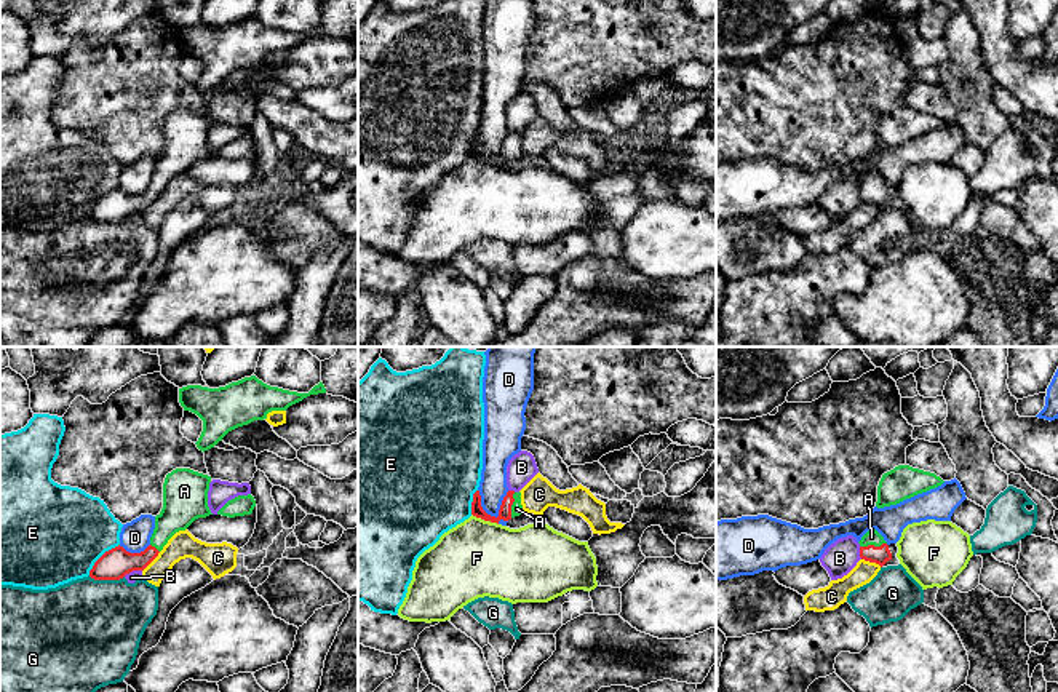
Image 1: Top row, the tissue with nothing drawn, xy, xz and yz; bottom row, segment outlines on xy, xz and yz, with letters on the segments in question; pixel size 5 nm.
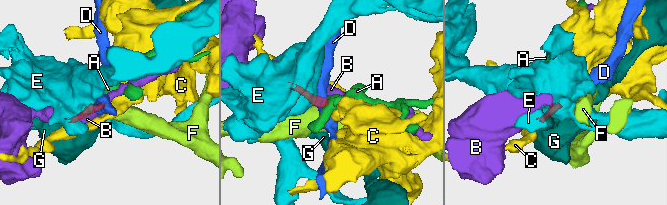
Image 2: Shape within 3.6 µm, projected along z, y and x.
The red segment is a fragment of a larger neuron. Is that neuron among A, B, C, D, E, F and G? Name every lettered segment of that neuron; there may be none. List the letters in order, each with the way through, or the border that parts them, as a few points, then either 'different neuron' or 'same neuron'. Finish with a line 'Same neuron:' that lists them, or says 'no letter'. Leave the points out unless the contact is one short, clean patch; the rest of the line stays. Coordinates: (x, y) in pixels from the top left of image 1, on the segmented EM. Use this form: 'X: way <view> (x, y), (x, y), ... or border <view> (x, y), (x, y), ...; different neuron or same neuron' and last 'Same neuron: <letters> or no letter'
A: way yz (879, 555), (873, 545), (871, 537); same neuron
B: different neuron
C: border xy (160, 552), (143, 571); different neuron
D: border xz (509, 491), (496, 517), (488, 515), (481, 509); different neuron
E: different neuron
F: border xz (472, 513), (497, 524); different neuron
G: different neuron
Same neuron: A

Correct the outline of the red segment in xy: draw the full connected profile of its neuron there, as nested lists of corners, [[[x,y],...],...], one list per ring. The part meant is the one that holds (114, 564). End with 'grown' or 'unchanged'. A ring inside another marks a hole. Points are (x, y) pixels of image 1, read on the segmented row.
[[[176,468],[163,483],[163,508],[155,516],[150,545],[141,553],[129,553],[123,547],[105,551],[89,571],[94,580],[120,580],[133,571],[144,571],[179,531],[185,531],[195,519],[211,513],[208,491],[211,476],[190,468]]] | grown

